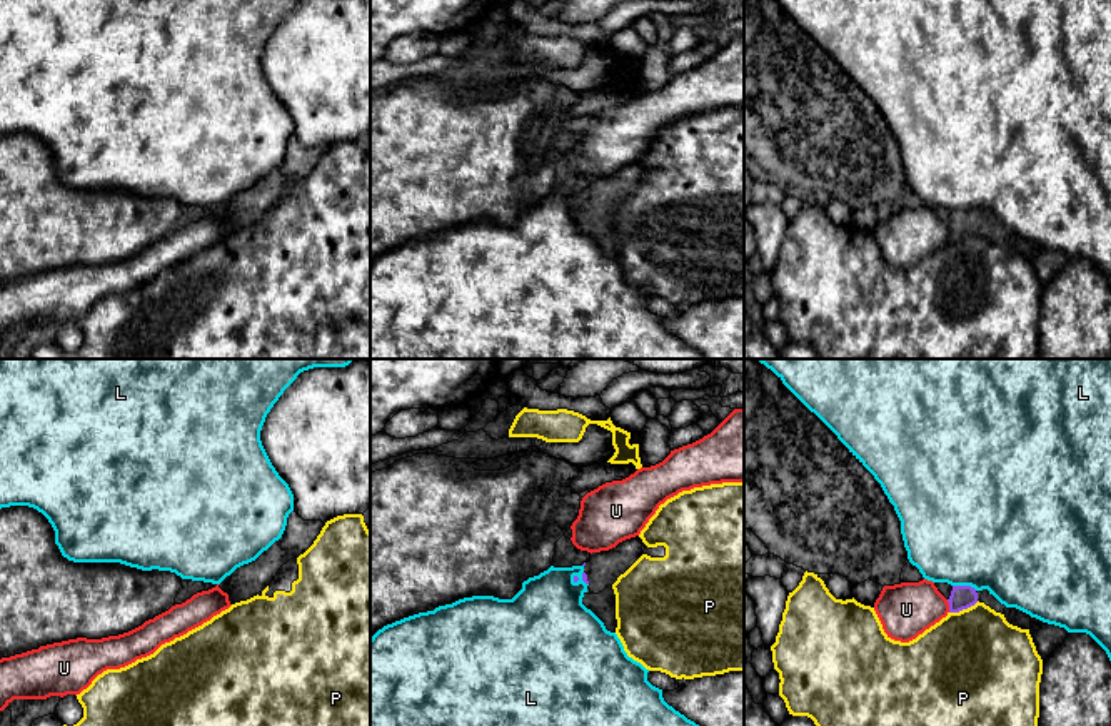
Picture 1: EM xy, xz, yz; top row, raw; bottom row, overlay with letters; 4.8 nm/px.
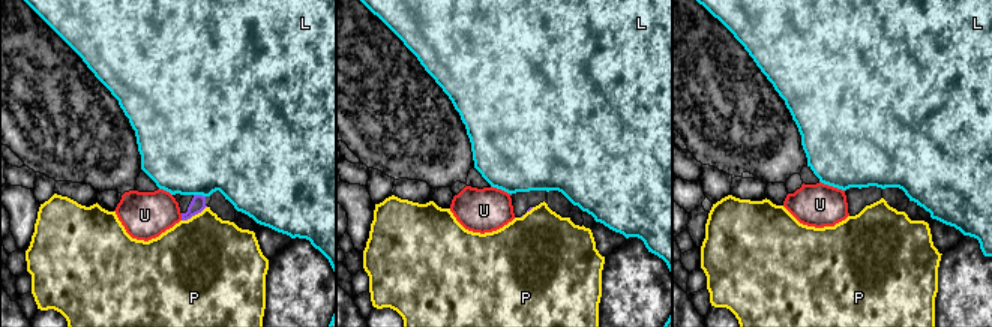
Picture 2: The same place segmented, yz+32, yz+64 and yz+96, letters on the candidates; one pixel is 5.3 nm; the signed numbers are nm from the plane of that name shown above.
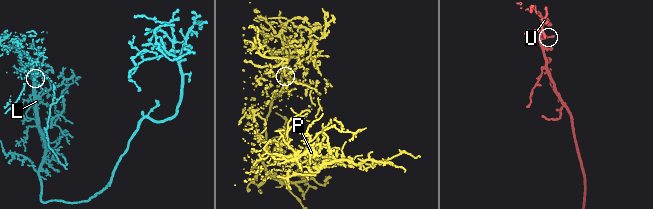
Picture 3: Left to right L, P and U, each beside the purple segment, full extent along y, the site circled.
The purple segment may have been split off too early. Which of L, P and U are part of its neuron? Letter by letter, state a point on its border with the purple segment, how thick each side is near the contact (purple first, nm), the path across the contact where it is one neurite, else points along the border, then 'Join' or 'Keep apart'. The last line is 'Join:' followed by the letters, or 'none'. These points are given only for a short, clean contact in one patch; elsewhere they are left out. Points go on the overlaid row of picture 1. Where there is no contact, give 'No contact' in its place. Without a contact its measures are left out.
L: Touches purple at yz (965, 586). Thickness 110 nm (purple) against 500 nm. Boundary: yz (953, 584), (970, 584), (976, 589). Keep apart
P: Touches purple at yz (963, 608). Thickness 110 nm (purple) against 480 nm. Keep apart
U: Touches purple at yz (950, 606). Thickness 110 nm (purple) against 260 nm. Boundary: yz (946, 599), (950, 611). Keep apart
Join: none

